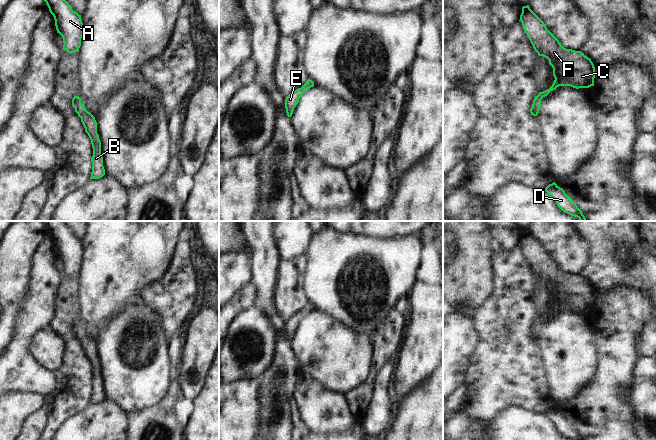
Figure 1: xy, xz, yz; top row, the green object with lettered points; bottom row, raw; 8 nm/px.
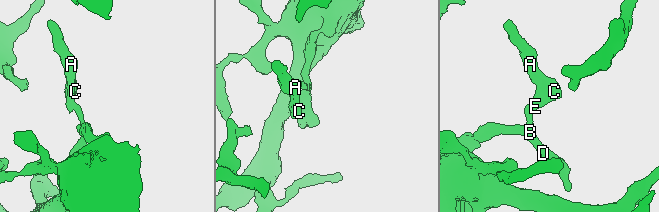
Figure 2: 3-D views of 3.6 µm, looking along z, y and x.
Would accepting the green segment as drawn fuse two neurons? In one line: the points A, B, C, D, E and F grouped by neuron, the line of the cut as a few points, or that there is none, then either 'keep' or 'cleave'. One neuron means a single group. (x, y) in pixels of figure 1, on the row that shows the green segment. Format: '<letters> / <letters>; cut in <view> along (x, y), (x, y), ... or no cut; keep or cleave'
A B C D E F; no cut; keep

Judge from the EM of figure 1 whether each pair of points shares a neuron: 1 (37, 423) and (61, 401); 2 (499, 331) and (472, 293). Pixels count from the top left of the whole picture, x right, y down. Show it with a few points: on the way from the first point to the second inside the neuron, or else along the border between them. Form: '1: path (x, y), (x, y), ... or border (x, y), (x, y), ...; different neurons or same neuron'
1: border (43, 408), (46, 413), (46, 424), (42, 429); different neurons
2: border (493, 285), (491, 294), (477, 309); different neurons

